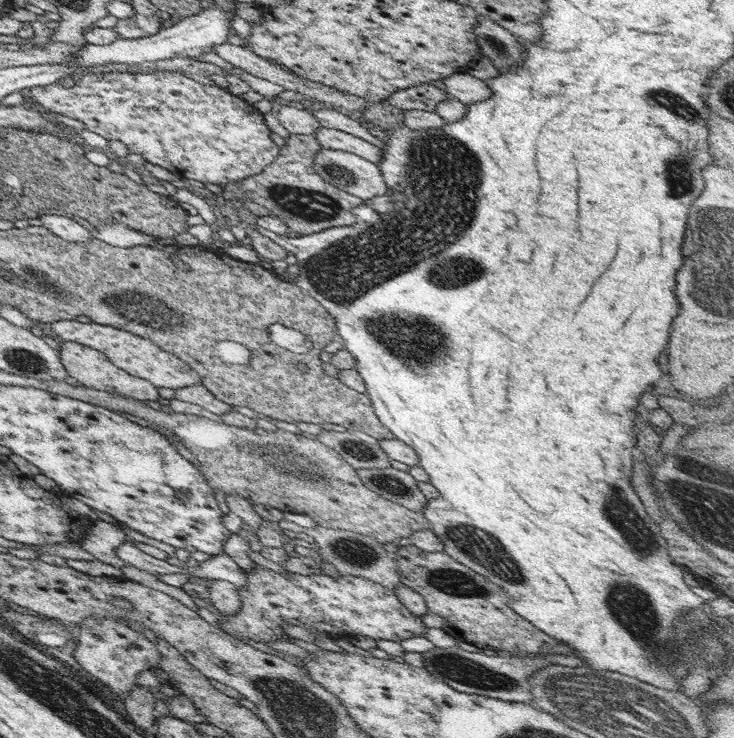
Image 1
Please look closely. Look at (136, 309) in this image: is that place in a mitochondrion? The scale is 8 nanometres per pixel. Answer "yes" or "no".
yes

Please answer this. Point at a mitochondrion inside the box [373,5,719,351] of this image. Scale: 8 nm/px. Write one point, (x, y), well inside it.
(680, 165)

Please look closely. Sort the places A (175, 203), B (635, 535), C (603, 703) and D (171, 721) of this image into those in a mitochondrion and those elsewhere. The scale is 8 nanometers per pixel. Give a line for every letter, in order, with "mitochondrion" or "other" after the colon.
A: other
B: mitochondrion
C: mitochondrion
D: other

